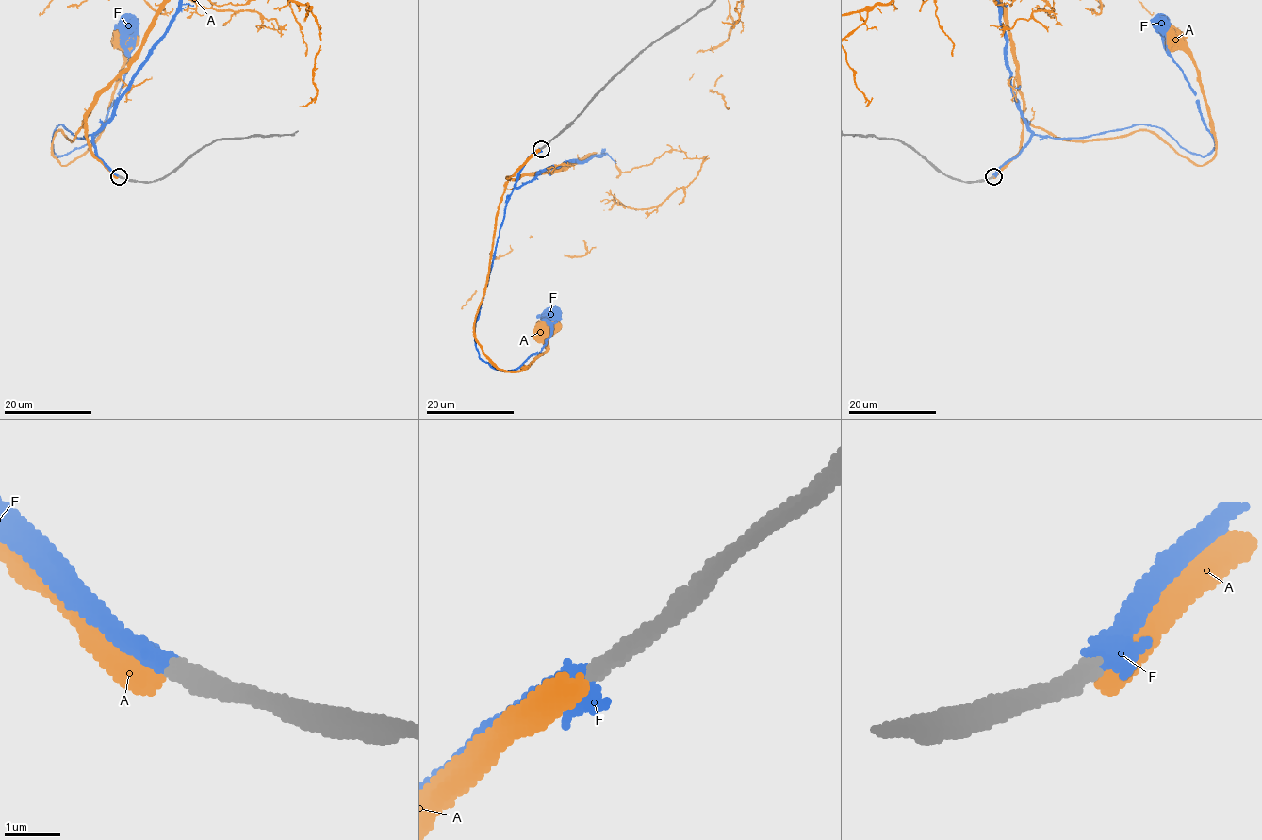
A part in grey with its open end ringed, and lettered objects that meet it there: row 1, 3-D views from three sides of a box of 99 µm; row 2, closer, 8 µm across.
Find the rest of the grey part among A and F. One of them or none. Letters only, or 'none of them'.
F

